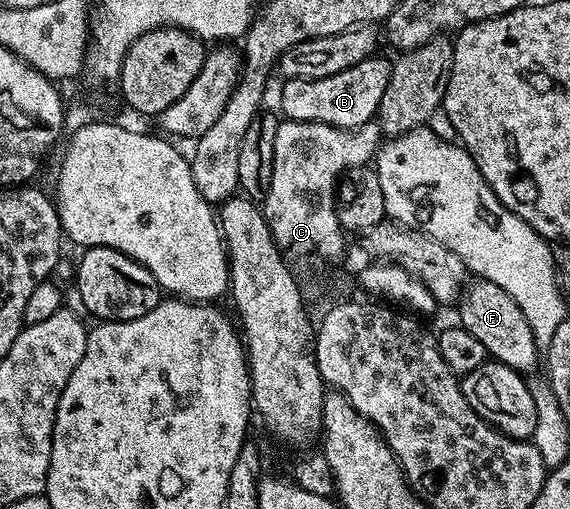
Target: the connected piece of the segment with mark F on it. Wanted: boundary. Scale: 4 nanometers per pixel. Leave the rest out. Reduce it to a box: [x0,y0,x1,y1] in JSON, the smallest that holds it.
[459,279,539,373]

